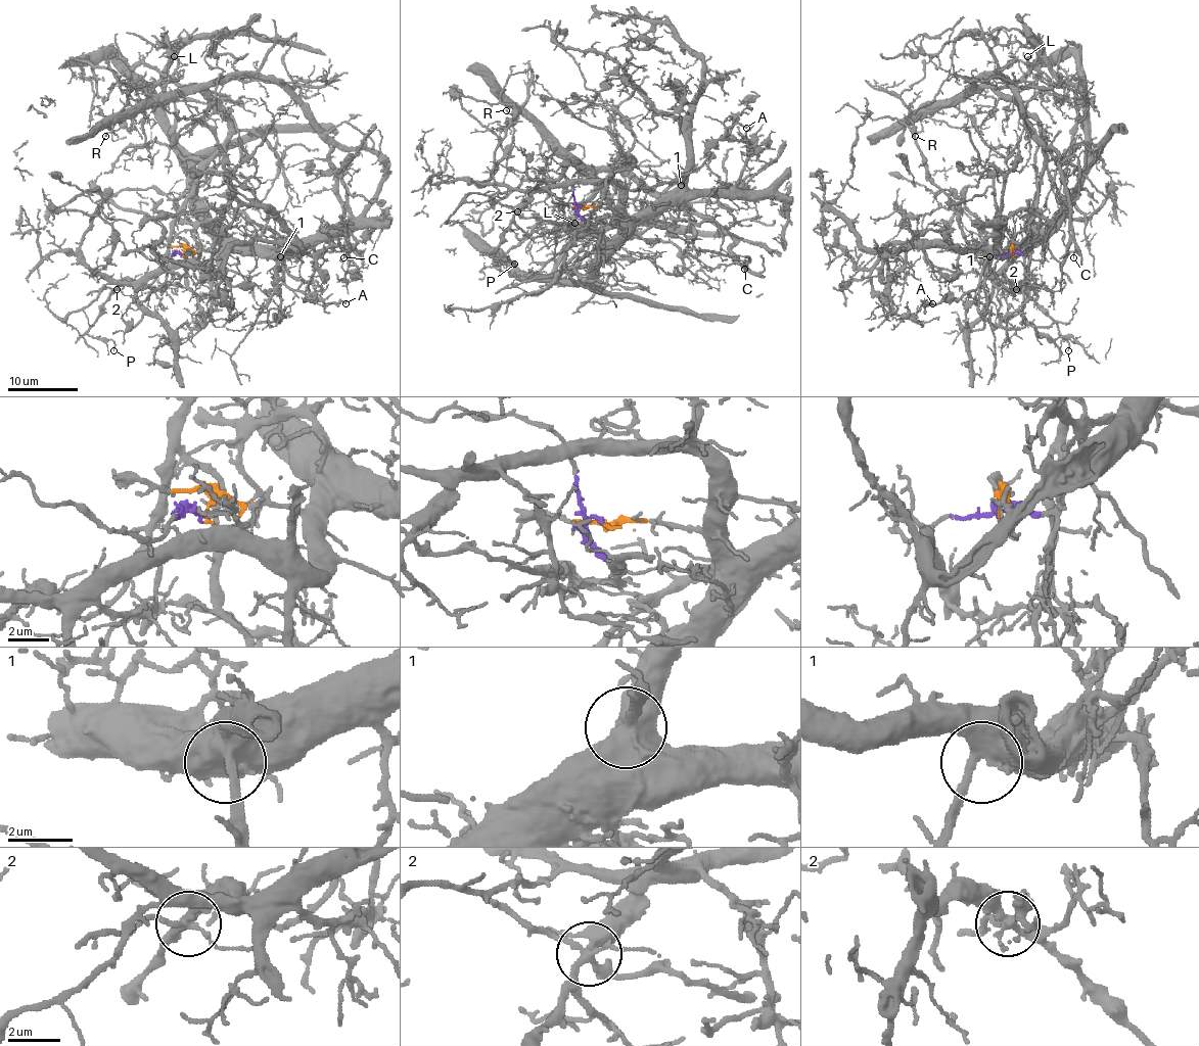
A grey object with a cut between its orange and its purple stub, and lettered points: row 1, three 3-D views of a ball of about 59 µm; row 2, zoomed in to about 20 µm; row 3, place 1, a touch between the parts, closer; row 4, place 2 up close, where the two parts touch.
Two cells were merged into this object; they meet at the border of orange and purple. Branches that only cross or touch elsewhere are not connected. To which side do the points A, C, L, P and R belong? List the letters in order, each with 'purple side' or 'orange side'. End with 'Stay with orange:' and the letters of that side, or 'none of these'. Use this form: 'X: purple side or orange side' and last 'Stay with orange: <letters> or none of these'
A: orange side
C: purple side
L: purple side
P: orange side
R: purple side
Stay with orange: A, P

